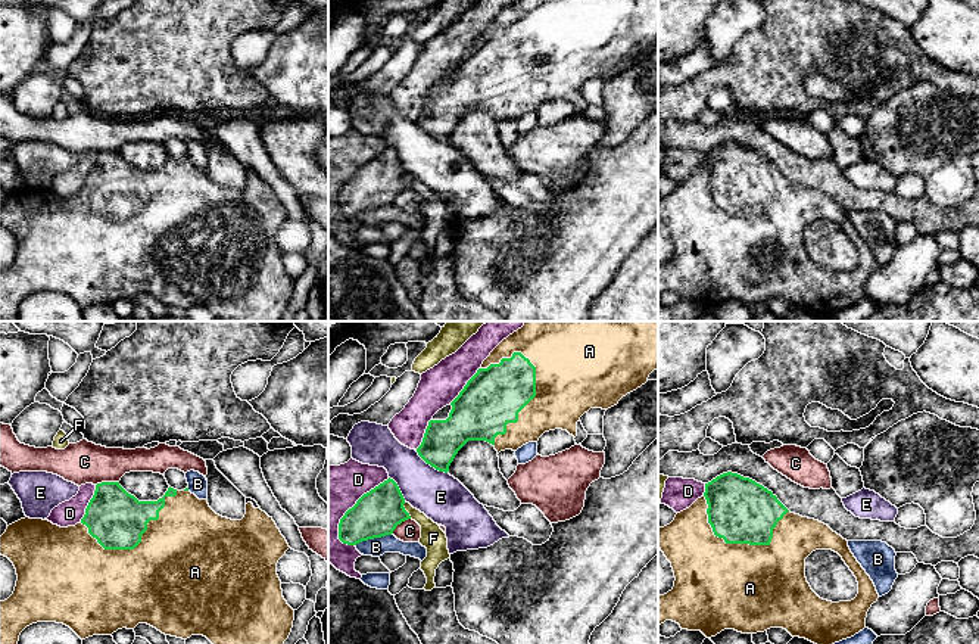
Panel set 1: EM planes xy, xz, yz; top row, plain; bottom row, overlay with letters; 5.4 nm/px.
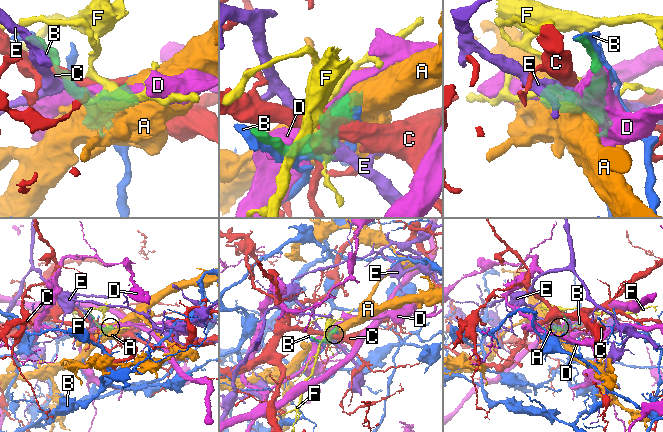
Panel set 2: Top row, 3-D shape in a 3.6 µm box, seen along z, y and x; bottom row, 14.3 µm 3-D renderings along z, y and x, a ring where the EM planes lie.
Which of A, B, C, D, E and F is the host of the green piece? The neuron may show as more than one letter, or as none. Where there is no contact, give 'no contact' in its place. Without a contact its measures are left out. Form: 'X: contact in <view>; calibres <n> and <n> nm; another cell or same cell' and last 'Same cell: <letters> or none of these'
A: contact in xz; calibres 320 and 360 nm; same cell
B: contact in xz; calibres 260 and 100 nm; another cell
C: contact in xy; calibres 320 and 220 nm; another cell
D: contact in xz; calibres 260 and 280 nm; another cell
E: contact in xz; calibres 200 and 260 nm; another cell
F: contact in xz; calibres 260 and 140 nm; another cell
Same cell: A

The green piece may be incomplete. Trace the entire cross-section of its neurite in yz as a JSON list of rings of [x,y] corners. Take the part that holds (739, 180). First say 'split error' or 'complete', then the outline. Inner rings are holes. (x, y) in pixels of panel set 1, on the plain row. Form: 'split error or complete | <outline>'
split error | [[[732,141],[705,153],[701,168],[677,183],[670,195],[658,197],[658,217],[671,233],[676,248],[673,259],[658,265],[658,296],[673,290],[682,299],[701,301],[707,308],[724,299],[757,304],[770,298],[783,298],[792,307],[829,317],[863,301],[867,281],[879,268],[873,251],[851,223],[847,209],[819,190],[791,183],[771,161]],[[816,220],[832,220],[842,227],[858,252],[858,264],[854,270],[832,273],[811,259],[805,248],[805,228]]]

